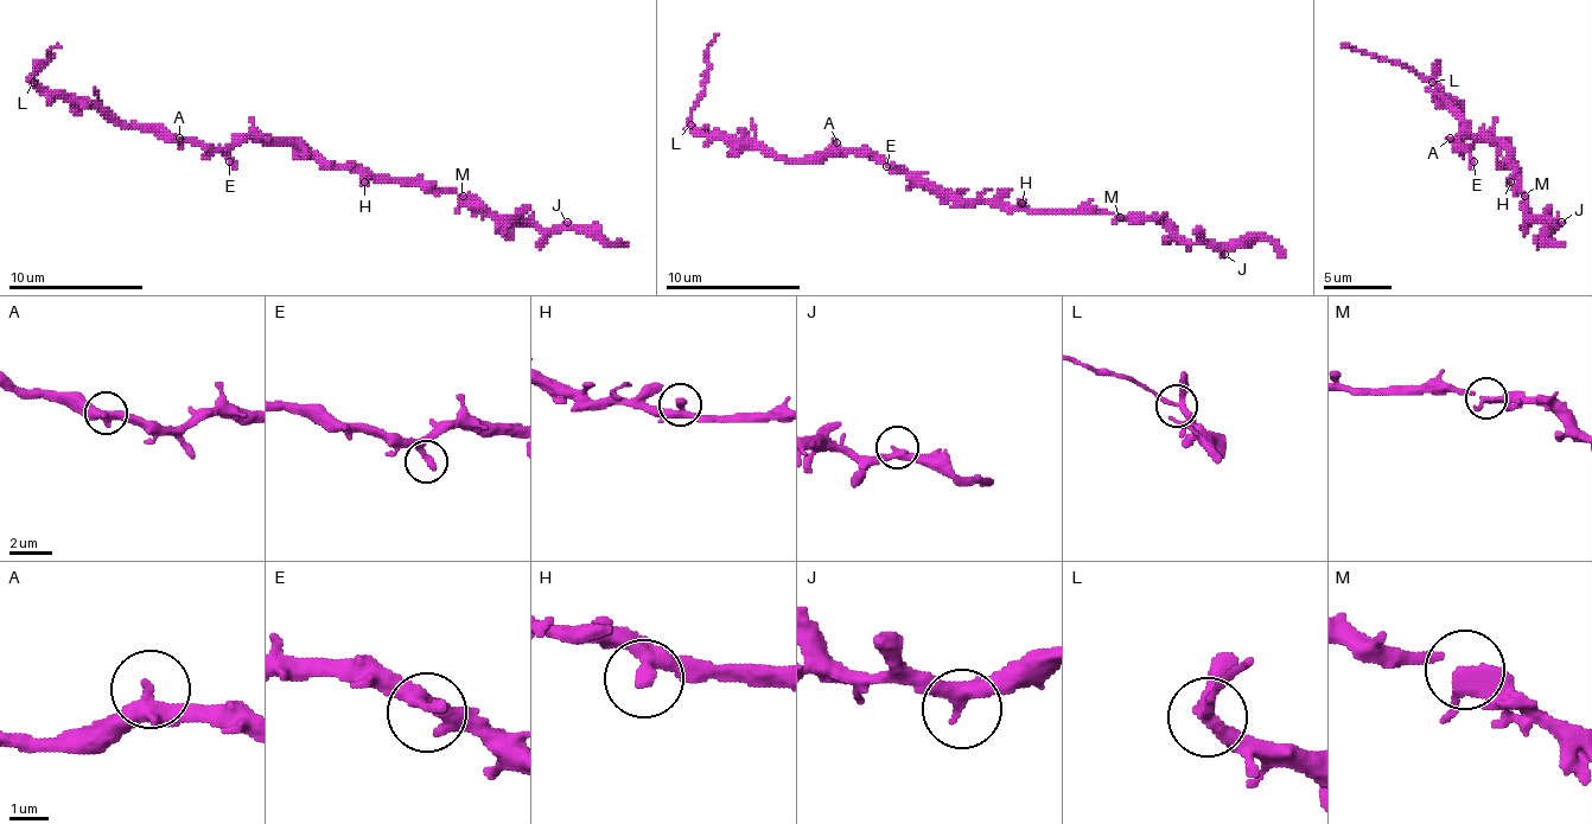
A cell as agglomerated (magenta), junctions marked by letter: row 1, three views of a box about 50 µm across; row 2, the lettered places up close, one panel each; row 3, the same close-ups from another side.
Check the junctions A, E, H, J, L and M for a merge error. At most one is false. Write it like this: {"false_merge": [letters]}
{"false_merge": ["L"]}

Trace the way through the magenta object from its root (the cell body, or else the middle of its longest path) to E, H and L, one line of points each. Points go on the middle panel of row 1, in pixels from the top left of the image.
E: (937, 193), (917, 186), (904, 173), (886, 163), (886, 166)
H: (937, 193), (957, 193), (965, 199), (981, 199), (991, 206), (1018, 206), (1021, 203)
L: (937, 193), (866, 155), (822, 152), (813, 159), (778, 159), (752, 146), (708, 139), (691, 126)

